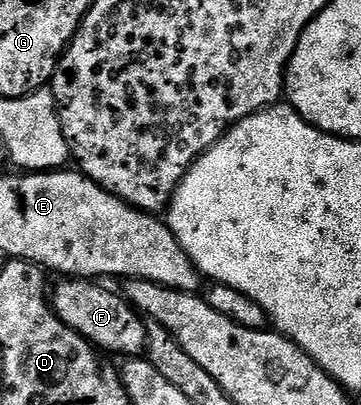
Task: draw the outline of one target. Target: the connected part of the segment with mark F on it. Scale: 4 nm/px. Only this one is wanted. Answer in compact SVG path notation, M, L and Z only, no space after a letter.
M72 277L61 281L57 292L52 292L51 302L57 316L72 331L78 331L88 343L102 352L110 351L122 357L141 357L145 354L145 323L128 299L108 291L97 281L86 281Z

